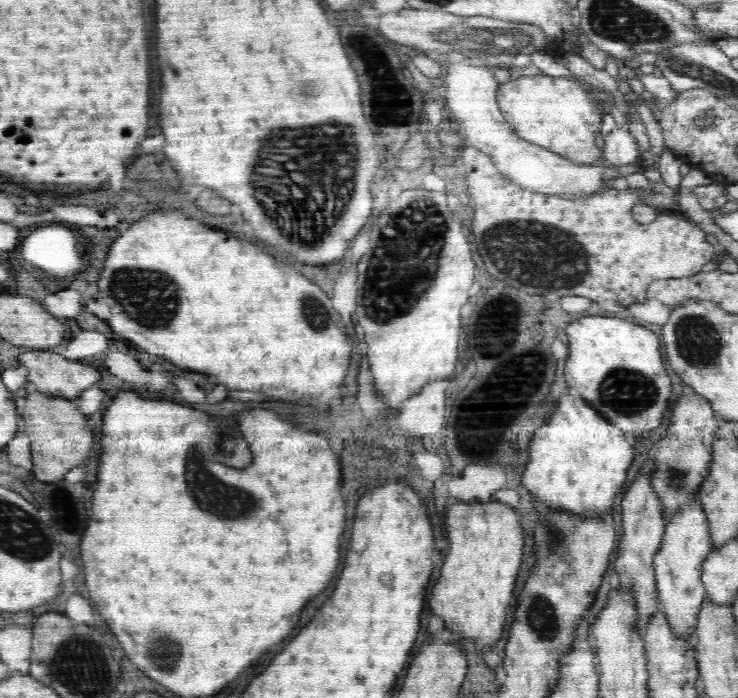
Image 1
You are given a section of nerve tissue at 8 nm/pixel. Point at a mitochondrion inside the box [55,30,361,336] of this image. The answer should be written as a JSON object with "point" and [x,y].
{"point":[140,293]}

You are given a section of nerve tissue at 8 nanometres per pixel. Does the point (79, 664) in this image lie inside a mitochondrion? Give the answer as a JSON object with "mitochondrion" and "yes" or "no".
{"mitochondrion":"yes"}

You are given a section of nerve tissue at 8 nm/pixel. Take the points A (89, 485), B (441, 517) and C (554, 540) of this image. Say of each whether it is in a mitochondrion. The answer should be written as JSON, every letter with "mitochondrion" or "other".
{"A":"other","B":"other","C":"mitochondrion"}

